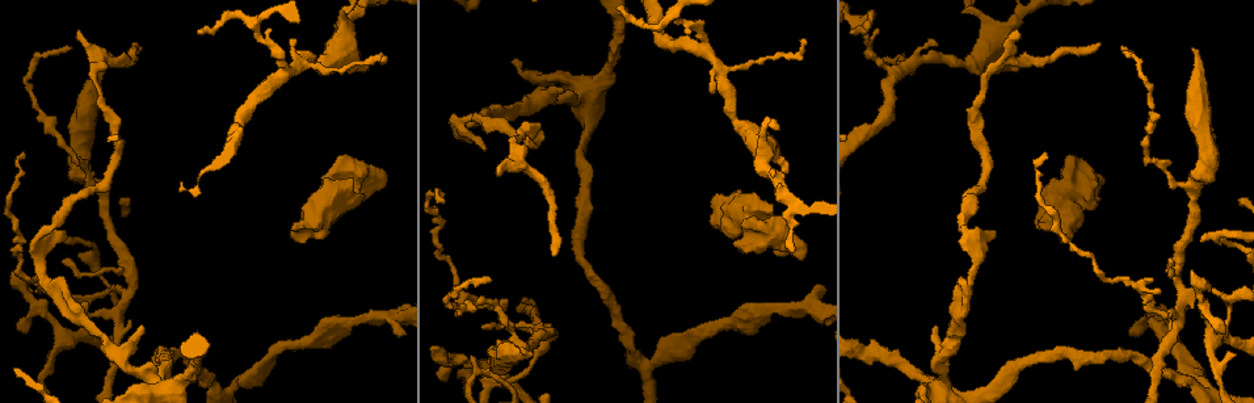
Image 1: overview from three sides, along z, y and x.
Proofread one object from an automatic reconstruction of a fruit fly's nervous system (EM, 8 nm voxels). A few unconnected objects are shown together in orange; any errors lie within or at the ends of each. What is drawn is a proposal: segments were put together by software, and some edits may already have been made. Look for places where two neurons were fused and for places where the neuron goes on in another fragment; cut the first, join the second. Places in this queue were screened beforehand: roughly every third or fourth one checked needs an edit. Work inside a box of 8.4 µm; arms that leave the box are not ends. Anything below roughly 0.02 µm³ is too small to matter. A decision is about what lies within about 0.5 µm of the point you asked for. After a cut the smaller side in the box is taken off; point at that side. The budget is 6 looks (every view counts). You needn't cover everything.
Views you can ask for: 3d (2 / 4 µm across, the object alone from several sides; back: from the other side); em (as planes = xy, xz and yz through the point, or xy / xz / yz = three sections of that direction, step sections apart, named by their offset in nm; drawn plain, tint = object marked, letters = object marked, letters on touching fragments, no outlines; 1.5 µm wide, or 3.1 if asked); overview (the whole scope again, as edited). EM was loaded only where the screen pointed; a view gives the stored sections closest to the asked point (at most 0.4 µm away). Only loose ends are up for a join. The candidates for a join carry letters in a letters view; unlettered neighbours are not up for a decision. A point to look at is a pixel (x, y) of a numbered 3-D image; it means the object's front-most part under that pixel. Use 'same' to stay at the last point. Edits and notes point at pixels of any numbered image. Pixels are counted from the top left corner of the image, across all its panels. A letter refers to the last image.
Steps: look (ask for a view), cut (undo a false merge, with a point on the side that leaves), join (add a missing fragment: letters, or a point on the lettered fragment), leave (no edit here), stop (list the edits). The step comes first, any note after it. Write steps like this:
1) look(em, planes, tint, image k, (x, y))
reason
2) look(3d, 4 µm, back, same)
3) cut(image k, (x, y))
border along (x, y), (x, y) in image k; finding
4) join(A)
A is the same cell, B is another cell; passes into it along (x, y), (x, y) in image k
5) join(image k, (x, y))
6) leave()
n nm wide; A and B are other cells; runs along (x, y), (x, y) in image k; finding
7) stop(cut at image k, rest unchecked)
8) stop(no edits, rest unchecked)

look(3d, 2 µm, image 1, (501, 174))

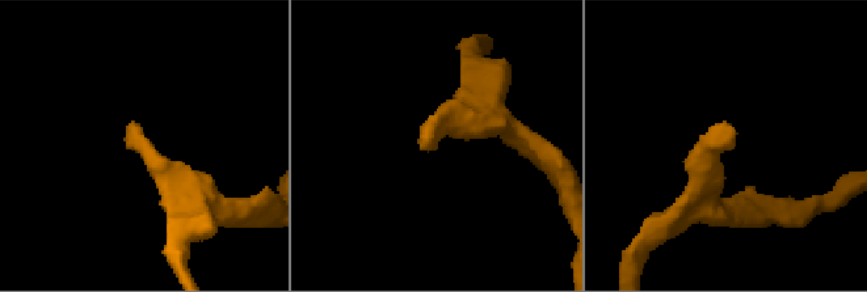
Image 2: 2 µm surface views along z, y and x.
look(em, planes, letters, image 2, (726, 121))

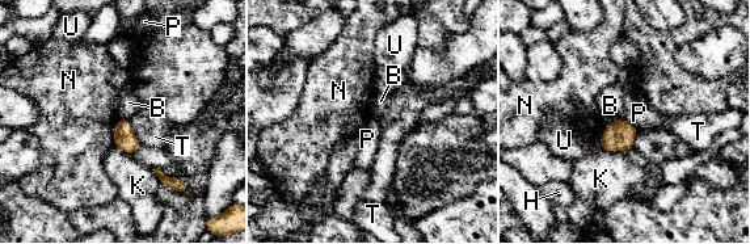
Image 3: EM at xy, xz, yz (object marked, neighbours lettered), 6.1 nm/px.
leave()
B, H, K, N, P, T and U are other cells; border along (623, 118), (637, 130) in image 3; none of them fits

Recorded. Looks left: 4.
look(3d, 2 µm, image 1, (522, 345))
thick turns thin

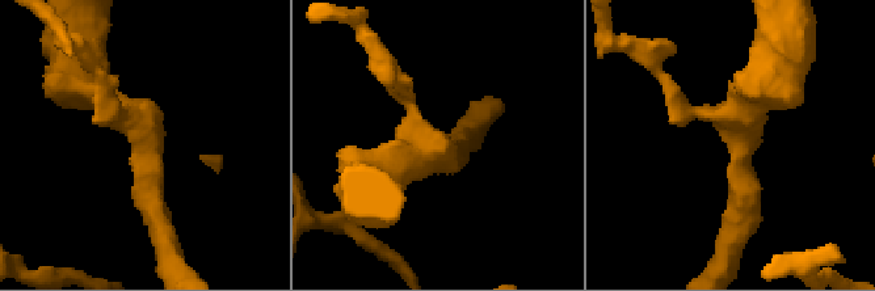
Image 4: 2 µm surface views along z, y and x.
look(em, xz, step 4, tint, image 4, (426, 146))

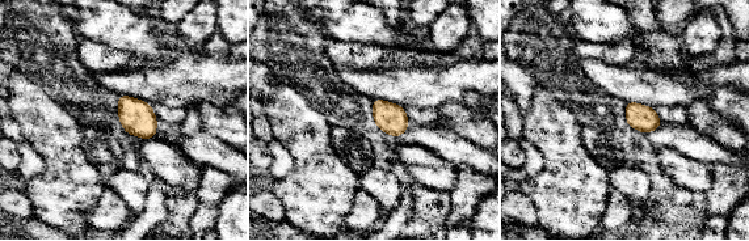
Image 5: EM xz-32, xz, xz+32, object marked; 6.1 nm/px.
look(em, planes, letters, same)
another direction

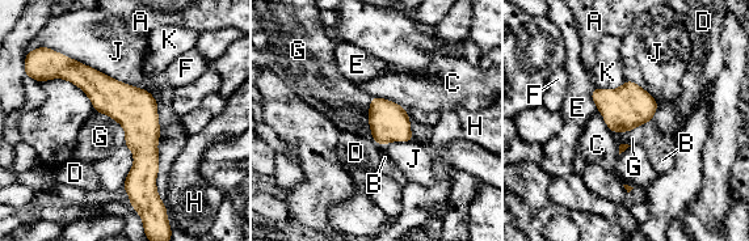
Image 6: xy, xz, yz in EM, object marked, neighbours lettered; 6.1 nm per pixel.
leave()
A, B, C, D, E, F, G, H, J and K are other cells; runs along (74, 63), (142, 130), (134, 198) in image 6; continuous, no second neuron

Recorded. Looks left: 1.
look(em, xz, step 4, letters, image 1, (28, 332))
thin end

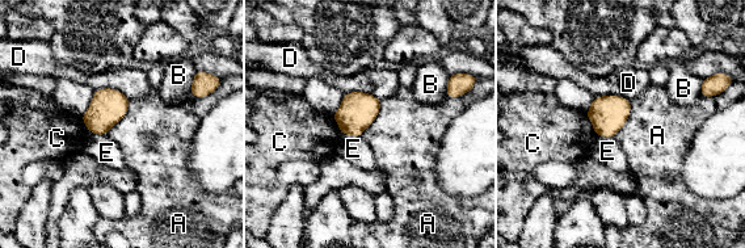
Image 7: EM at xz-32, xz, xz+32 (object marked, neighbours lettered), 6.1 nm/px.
leave()
A, B, C, D and E are other cells; border along (130, 100), (127, 112), (105, 134) in image 7; none of them fits

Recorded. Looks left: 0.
stop(no edits, rest unchecked)

